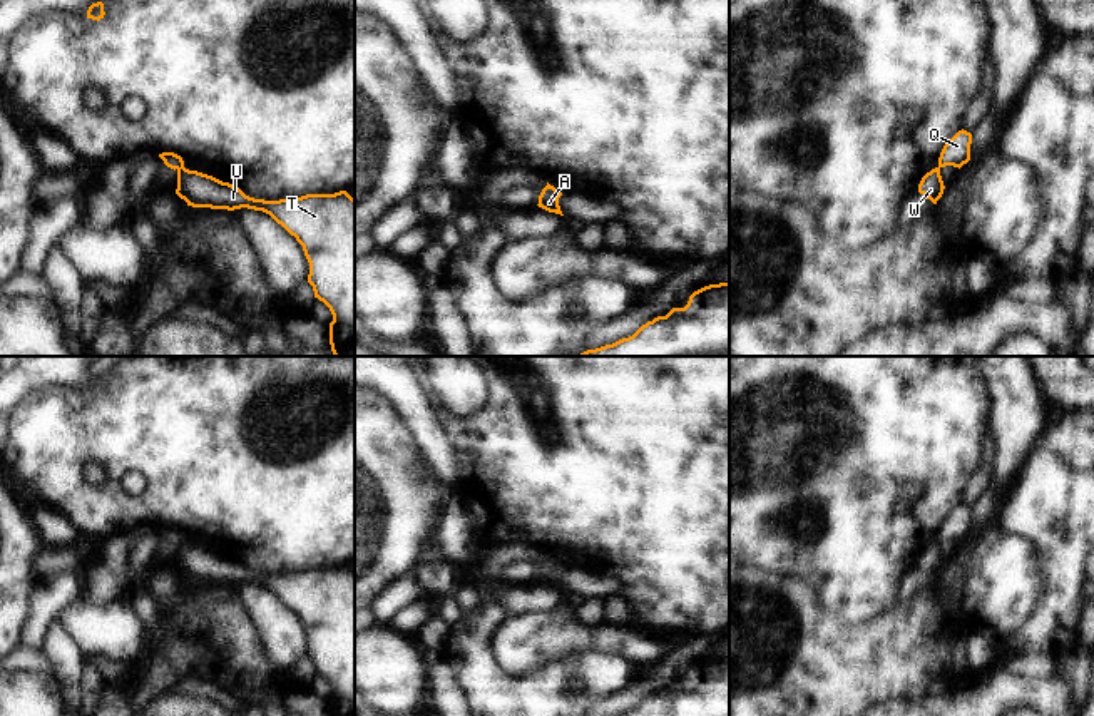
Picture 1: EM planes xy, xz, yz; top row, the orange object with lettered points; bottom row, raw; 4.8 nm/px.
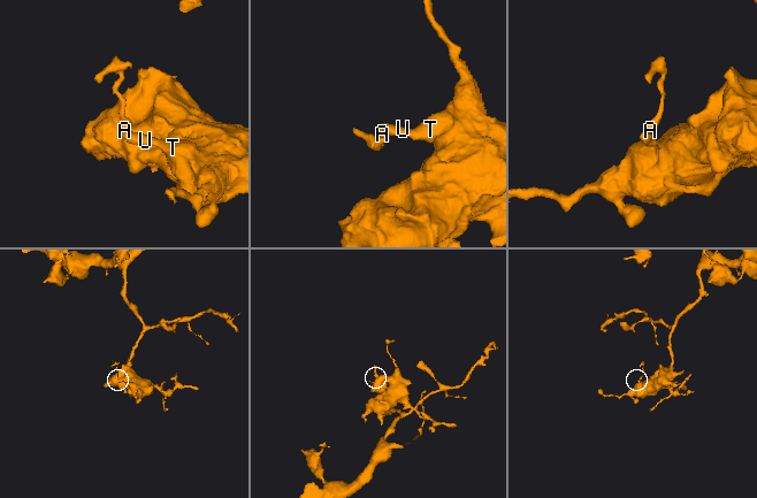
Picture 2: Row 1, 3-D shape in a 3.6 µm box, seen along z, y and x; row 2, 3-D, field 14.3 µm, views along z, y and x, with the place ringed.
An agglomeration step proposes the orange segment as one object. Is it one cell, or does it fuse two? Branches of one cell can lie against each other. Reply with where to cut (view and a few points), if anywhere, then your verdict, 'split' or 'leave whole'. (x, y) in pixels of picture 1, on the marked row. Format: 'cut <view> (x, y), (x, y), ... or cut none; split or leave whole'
cut xy (183, 166), (178, 169); split

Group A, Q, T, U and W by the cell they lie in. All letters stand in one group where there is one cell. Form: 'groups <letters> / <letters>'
groups A Q / T U W

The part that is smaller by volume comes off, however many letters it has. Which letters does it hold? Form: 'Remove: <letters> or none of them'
Remove: A, Q

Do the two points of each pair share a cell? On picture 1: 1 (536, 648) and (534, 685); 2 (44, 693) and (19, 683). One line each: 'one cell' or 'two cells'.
1: two cells
2: one cell

